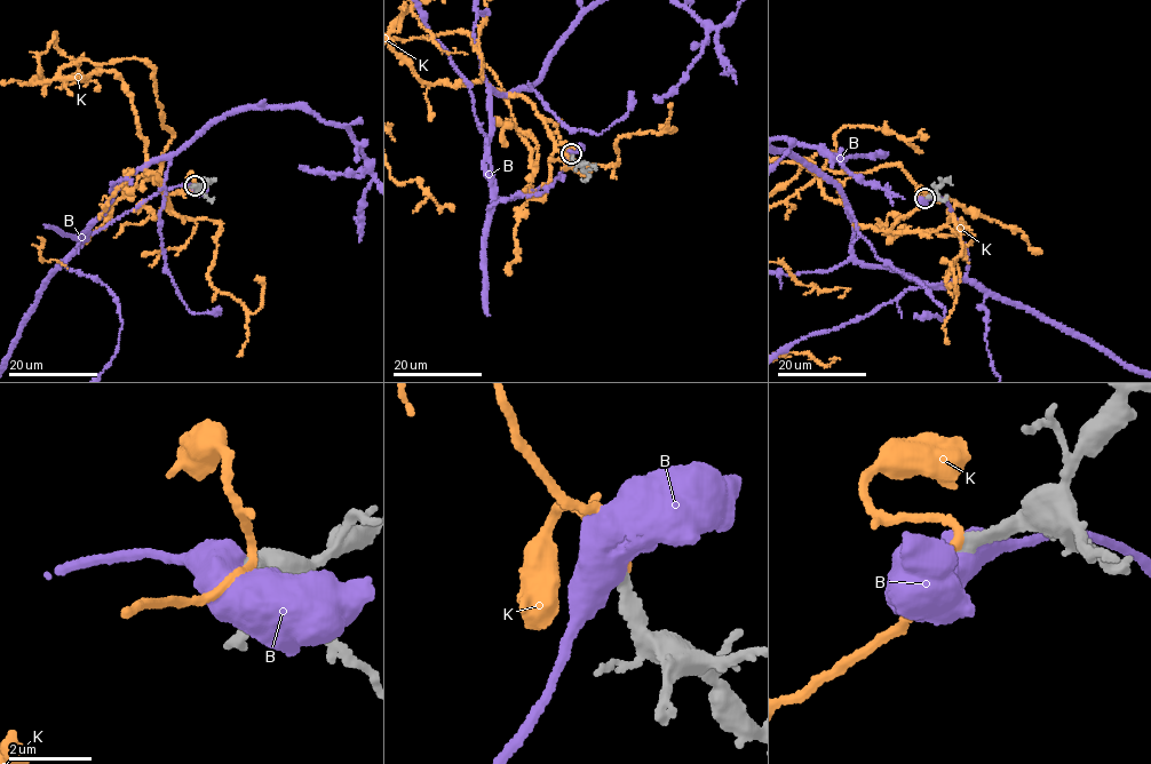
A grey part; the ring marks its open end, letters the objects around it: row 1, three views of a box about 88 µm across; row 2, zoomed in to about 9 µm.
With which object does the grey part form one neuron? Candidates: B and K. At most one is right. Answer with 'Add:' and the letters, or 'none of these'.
Add: none of these

